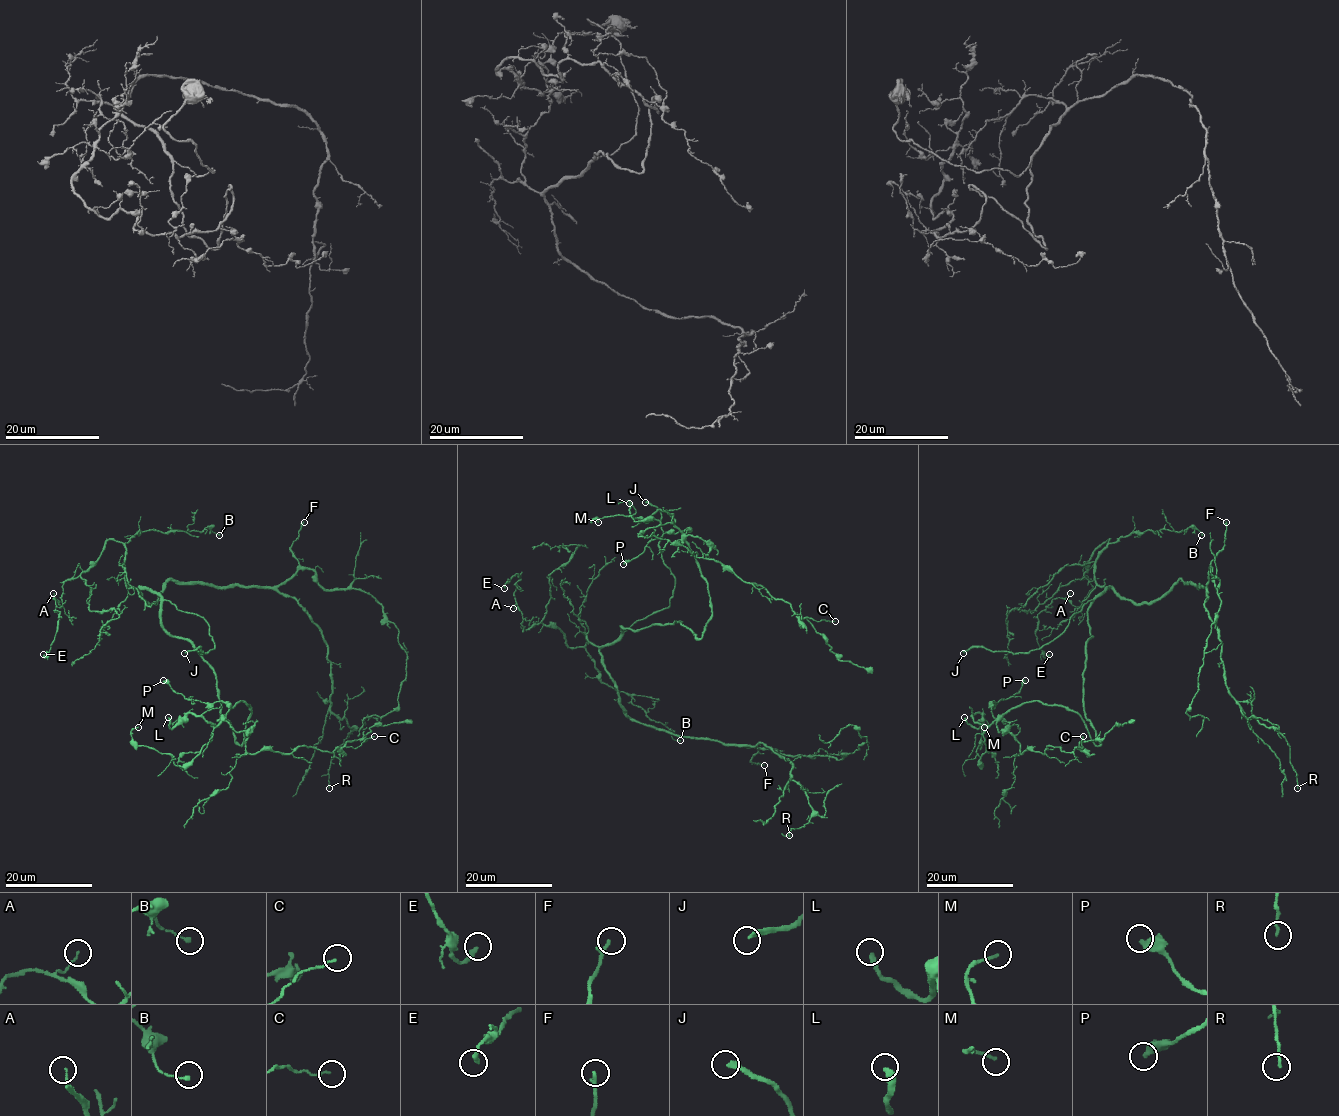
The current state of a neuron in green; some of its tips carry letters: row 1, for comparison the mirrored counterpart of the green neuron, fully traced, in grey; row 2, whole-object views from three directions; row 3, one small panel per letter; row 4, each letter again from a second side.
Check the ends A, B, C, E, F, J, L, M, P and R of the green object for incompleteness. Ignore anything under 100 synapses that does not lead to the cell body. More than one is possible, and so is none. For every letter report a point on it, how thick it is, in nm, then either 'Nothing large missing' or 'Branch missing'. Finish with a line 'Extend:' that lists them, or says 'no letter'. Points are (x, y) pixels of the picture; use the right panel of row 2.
A: Place: (1070, 593). Thickness 100 nm. Nothing large missing
B: Place: (1201, 535). Thickness 180 nm. Nothing large missing
C: Place: (1083, 736). Thickness 90 nm. Nothing large missing
E: Place: (1049, 654). Thickness 280 nm. Nothing large missing
F: Place: (1226, 522). Thickness 200 nm. Nothing large missing
J: Place: (963, 653). Thickness 220 nm. Branch missing
L: Place: (964, 717). Thickness 320 nm. Branch missing
M: Place: (984, 727). Thickness 160 nm. Nothing large missing
P: Place: (1025, 680). Thickness 460 nm. Nothing large missing
R: Place: (1297, 788). Thickness 150 nm. Nothing large missing
Extend: J, L

